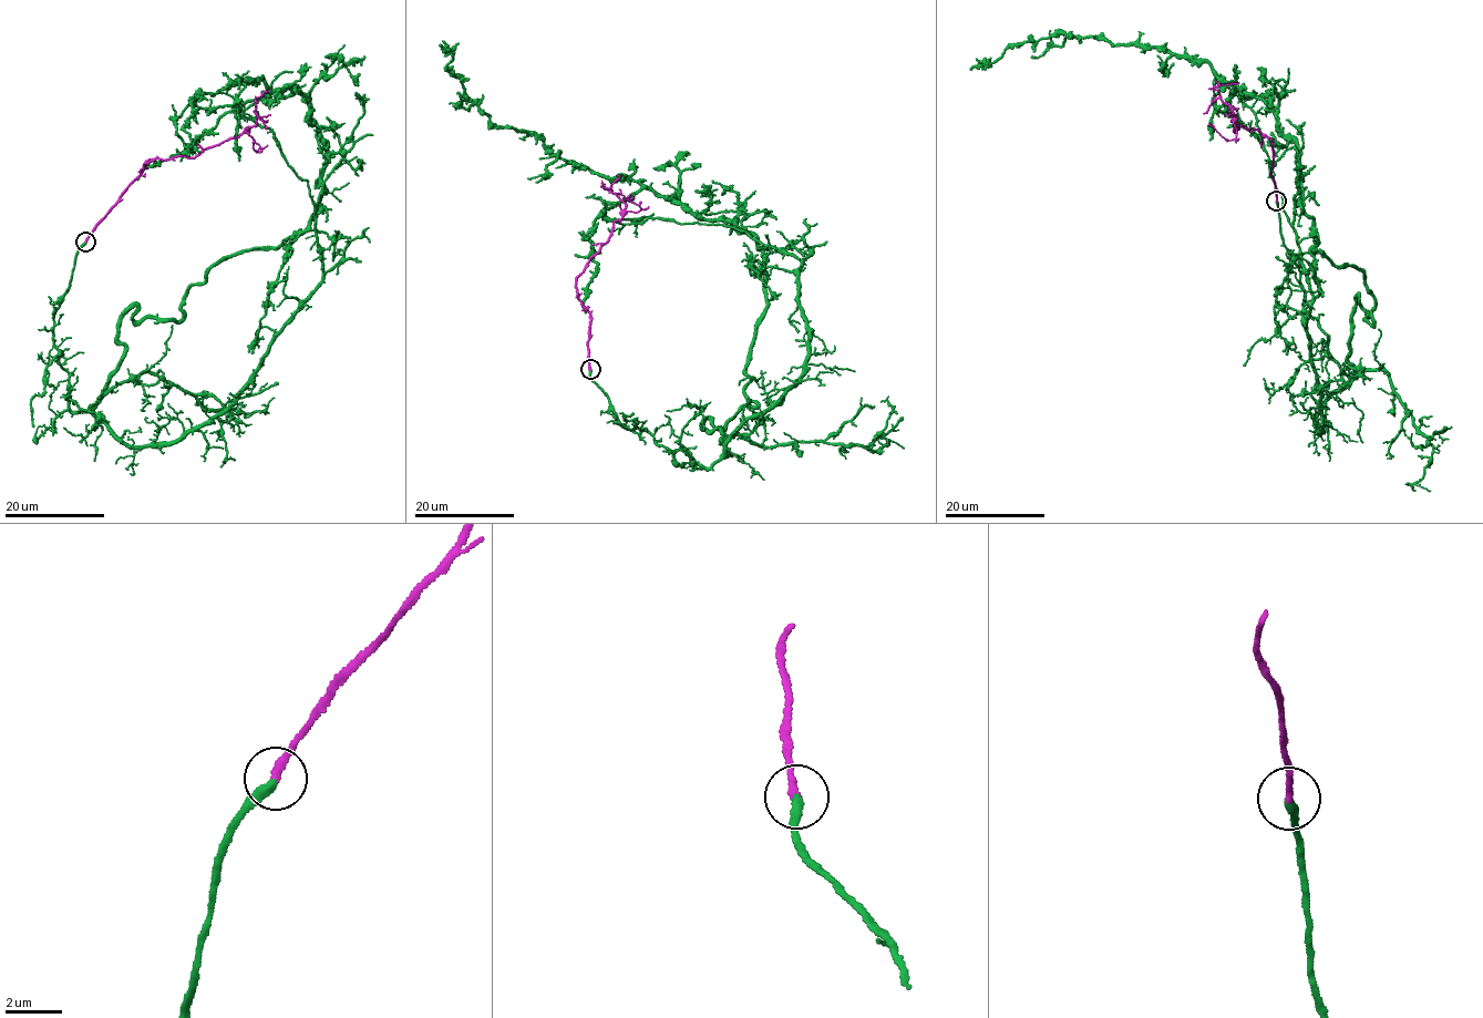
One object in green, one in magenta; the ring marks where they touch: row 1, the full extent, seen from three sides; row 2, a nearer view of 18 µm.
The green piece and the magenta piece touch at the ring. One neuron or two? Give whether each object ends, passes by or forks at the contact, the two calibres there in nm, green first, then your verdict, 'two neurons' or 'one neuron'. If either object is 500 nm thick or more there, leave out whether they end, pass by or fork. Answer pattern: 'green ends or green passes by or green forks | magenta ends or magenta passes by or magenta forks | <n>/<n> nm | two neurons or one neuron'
green ends | magenta ends | 320/240 nm | one neuron

